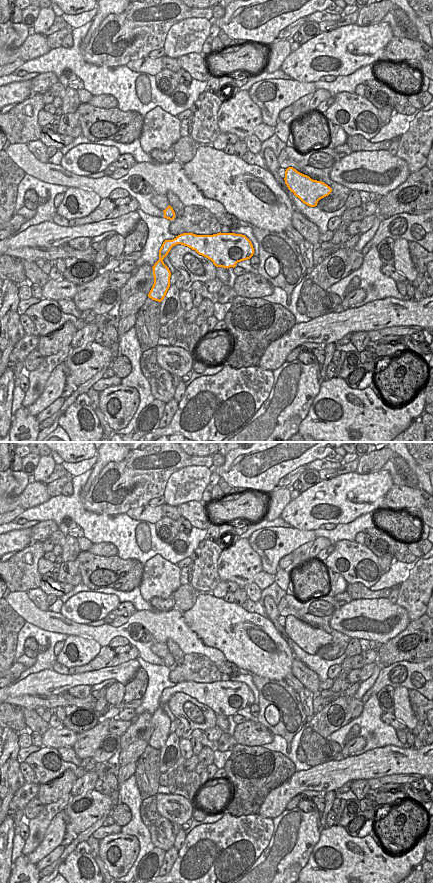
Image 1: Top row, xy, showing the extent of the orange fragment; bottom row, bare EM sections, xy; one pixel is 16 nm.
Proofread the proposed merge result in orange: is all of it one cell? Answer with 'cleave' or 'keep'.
keep

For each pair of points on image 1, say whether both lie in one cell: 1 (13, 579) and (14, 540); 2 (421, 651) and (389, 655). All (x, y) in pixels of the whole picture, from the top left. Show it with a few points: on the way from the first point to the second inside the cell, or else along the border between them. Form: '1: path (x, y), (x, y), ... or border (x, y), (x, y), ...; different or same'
1: border (36, 541), (33, 541), (17, 552); different
2: path (413, 651), (397, 653); same

